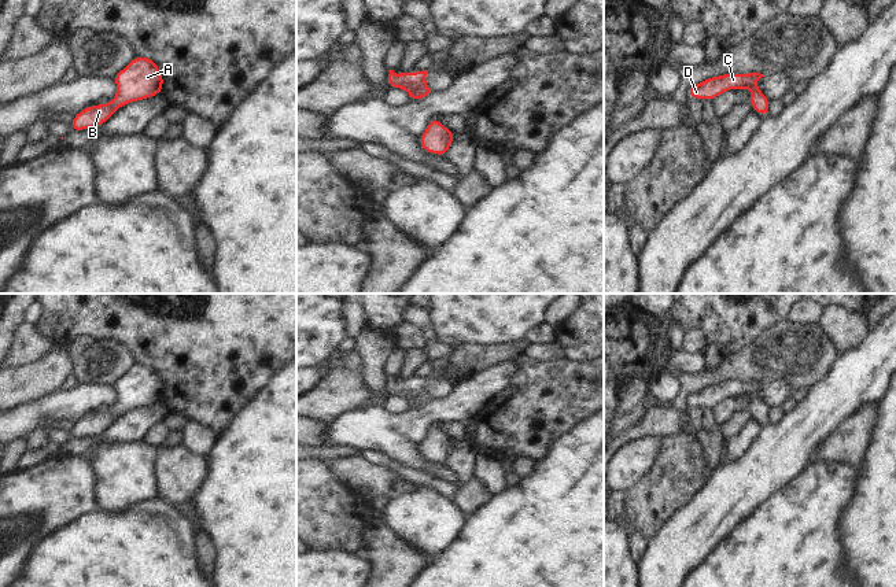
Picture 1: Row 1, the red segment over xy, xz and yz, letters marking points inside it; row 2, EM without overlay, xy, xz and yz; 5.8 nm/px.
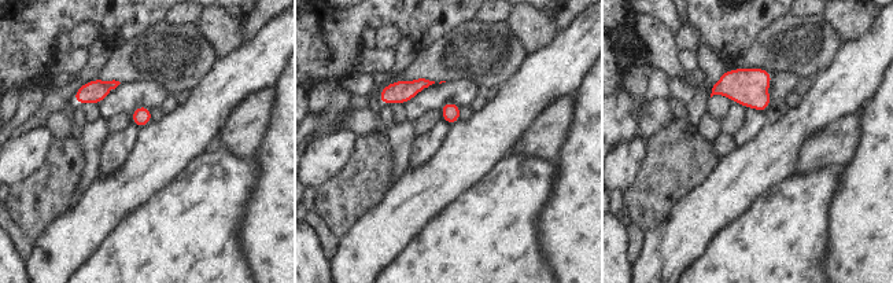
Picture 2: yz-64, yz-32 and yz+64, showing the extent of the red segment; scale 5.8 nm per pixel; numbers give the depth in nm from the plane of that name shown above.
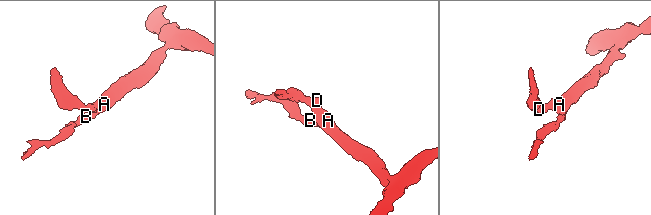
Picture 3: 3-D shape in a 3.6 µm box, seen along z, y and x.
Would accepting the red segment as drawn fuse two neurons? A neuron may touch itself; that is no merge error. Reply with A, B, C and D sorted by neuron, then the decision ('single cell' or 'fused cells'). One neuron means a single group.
A B C D | single cell

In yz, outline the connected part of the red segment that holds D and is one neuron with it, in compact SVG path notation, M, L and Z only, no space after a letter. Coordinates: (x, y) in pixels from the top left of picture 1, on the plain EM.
M726 380L718 384L708 384L687 396L687 406L701 406L714 409L719 402L730 396L744 398L746 394L749 394L752 396L752 400L748 409L752 411L752 417L764 425L770 422L770 406L756 392L756 390L762 384L764 383L760 380Z

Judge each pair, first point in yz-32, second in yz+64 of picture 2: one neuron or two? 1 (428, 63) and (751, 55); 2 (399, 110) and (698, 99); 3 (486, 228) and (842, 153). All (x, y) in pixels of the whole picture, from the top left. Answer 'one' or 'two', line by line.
1: one
2: two
3: two

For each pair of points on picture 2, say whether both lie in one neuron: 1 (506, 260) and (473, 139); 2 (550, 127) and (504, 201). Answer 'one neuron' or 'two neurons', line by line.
1: two neurons
2: two neurons

